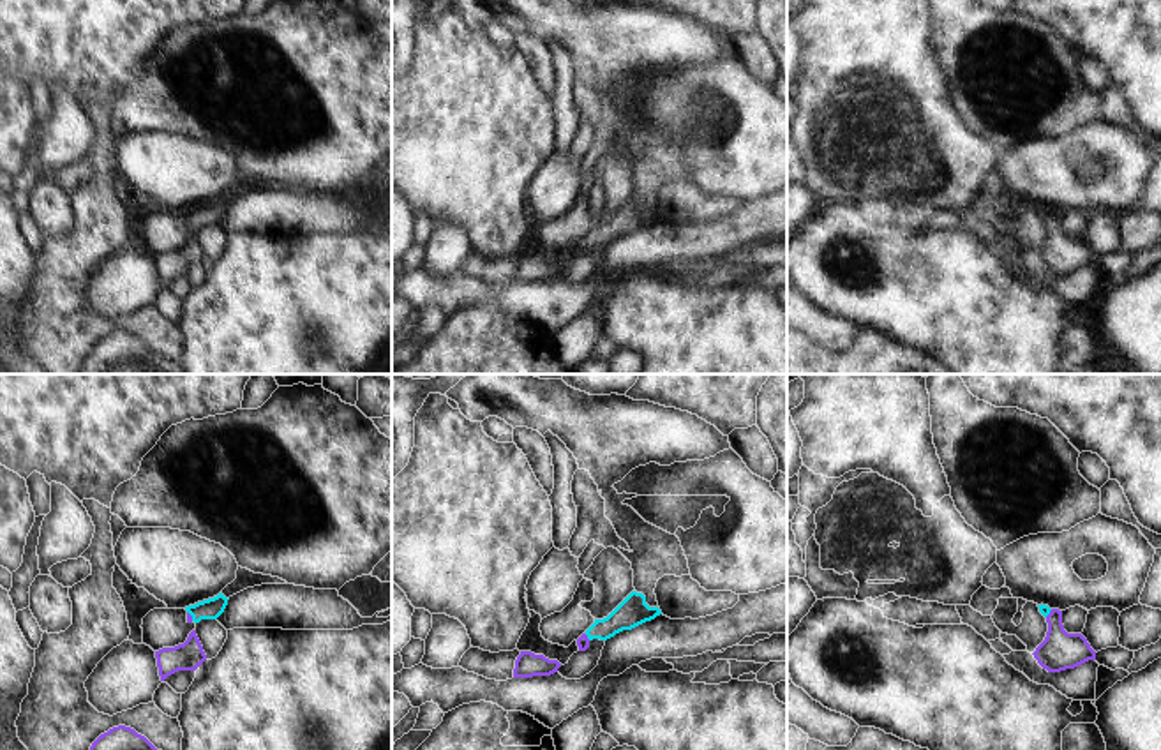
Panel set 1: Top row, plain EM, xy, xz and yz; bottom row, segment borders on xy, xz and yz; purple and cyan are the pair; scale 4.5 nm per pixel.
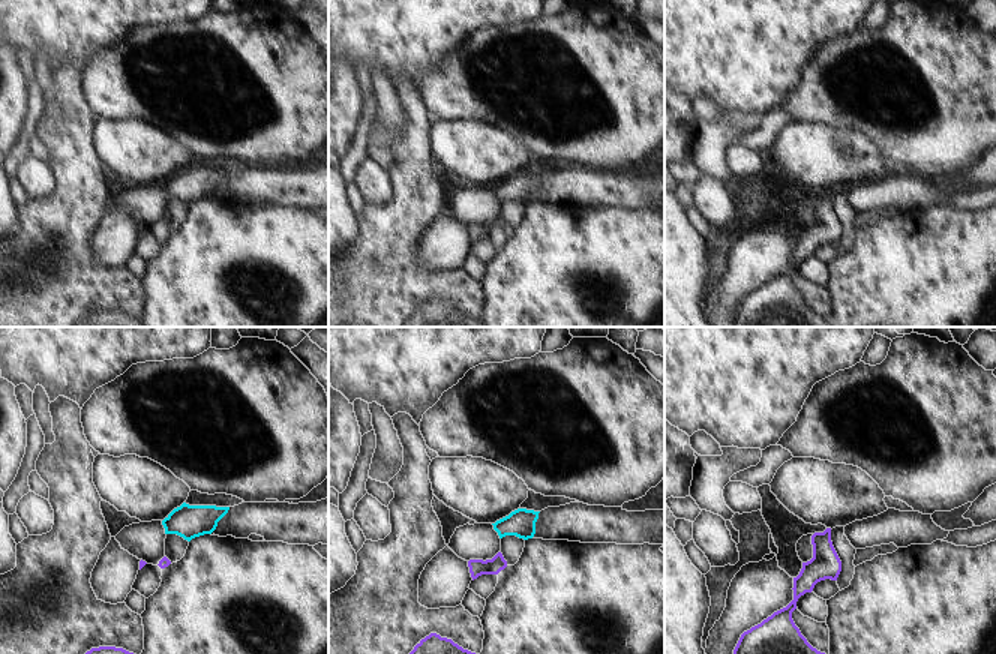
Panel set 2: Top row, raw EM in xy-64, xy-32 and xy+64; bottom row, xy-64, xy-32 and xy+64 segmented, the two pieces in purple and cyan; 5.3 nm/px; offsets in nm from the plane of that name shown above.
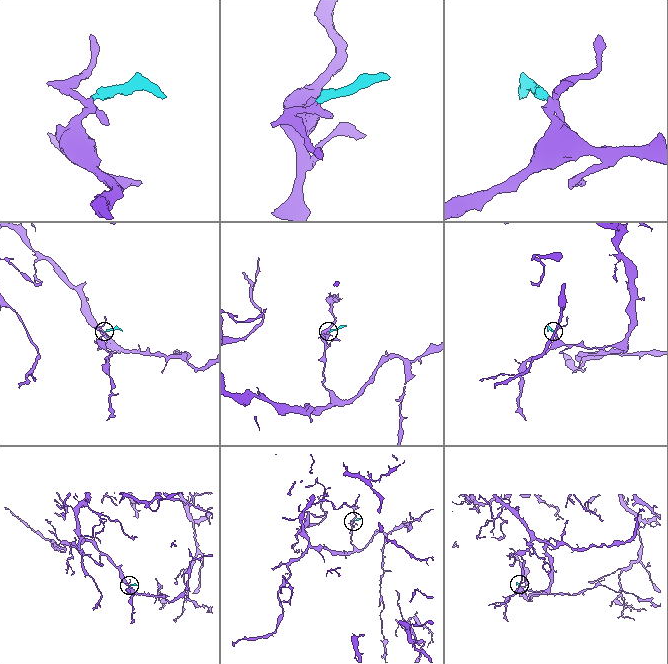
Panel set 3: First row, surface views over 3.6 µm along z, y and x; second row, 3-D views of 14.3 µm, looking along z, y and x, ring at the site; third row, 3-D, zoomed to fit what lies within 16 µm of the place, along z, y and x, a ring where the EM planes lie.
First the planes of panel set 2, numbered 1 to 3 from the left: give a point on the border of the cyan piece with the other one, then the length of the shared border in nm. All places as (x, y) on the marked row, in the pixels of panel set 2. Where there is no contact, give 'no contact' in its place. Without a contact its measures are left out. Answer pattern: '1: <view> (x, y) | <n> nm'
1: no contact
2: no contact
3: no contact

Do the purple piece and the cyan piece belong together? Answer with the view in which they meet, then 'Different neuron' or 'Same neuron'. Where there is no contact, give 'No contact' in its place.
Touches purple in xy. Same neuron

